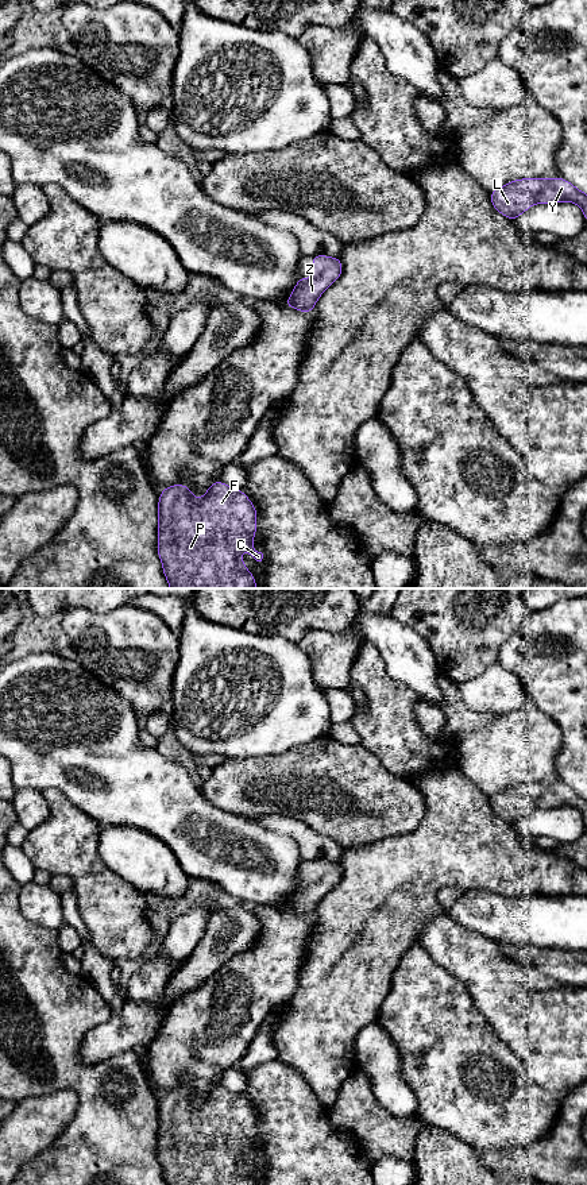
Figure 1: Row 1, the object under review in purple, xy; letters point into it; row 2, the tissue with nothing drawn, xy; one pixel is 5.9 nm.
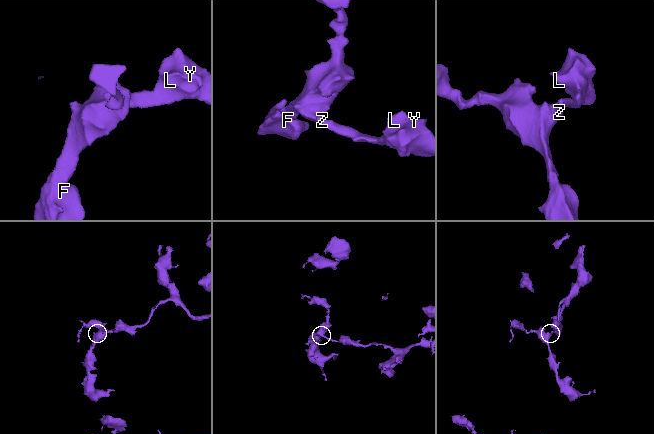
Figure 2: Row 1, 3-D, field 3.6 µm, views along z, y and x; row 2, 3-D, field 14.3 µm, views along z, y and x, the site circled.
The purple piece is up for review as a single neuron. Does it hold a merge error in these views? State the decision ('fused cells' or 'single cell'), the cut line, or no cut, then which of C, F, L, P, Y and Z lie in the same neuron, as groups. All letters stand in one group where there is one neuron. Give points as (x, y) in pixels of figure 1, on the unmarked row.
single cell | no cut | C F L P Y Z

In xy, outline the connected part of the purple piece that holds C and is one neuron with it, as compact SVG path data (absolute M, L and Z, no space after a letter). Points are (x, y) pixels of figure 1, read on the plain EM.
M221 1085L213 1086L197 1104L190 1092L171 1089L158 1105L158 1162L166 1185L255 1185L240 1158L247 1155L256 1166L263 1158L252 1154L258 1116L251 1104Z

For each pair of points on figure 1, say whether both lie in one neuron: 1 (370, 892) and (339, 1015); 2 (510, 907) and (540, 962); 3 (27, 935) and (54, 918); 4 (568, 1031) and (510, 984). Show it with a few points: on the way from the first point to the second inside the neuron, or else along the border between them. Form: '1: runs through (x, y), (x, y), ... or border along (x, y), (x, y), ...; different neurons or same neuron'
1: runs through (366, 923), (365, 938), (351, 954), (343, 984); same neuron
2: border along (502, 942), (536, 949), (566, 949); different neurons
3: border along (19, 903), (19, 910), (29, 919), (56, 930); different neurons
4: runs through (553, 1027), (525, 999); same neuron

